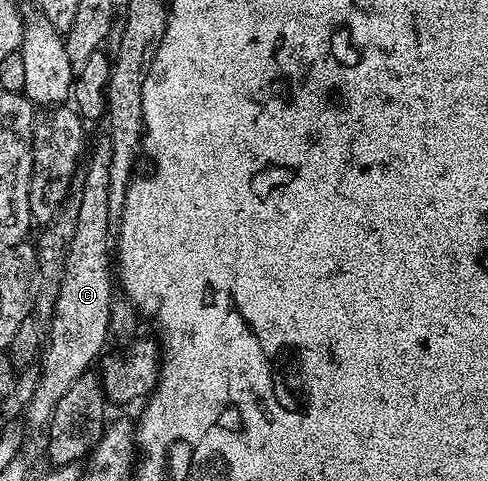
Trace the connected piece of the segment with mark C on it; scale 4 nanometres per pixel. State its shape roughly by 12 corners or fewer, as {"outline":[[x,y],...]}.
{"outline":[[101,140],[23,425],[55,406],[110,341],[109,165]]}

